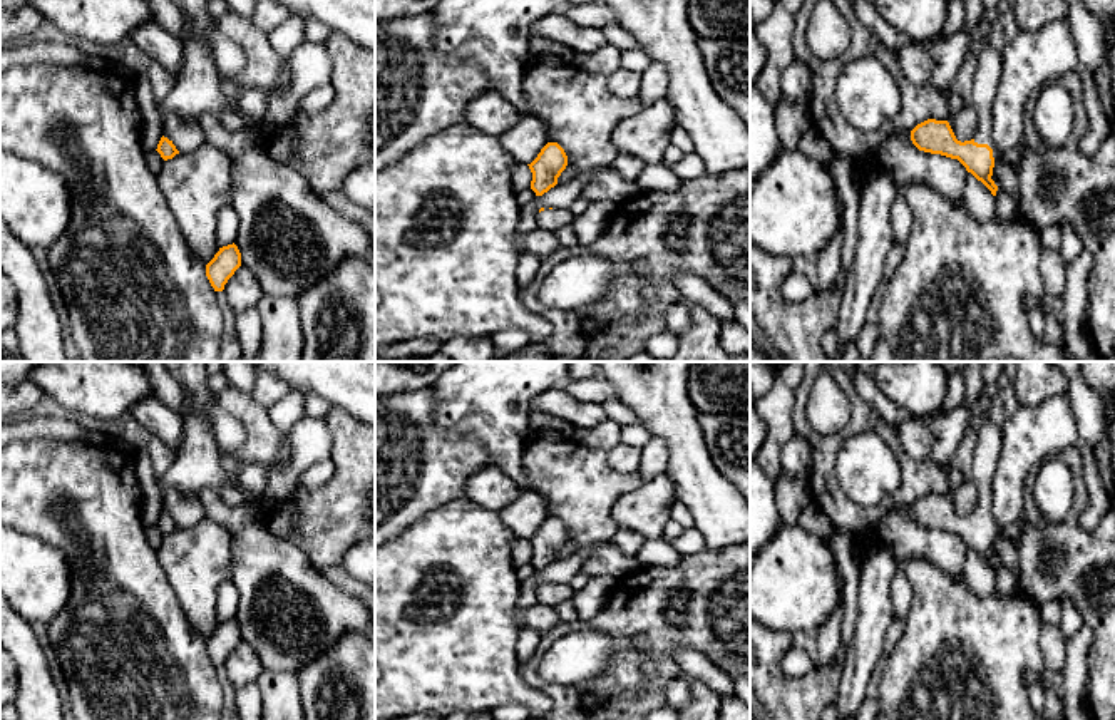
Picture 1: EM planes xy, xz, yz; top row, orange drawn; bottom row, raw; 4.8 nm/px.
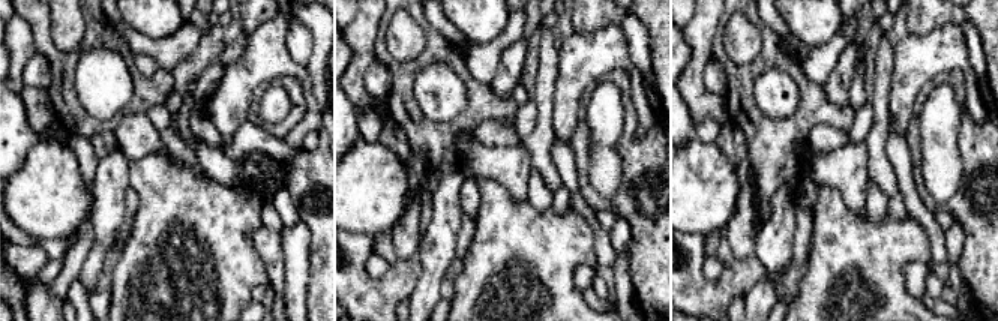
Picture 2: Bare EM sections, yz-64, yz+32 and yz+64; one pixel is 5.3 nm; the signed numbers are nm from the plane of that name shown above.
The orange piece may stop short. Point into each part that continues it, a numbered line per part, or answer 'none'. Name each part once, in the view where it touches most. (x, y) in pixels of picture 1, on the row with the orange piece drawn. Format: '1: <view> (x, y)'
1: yz (990, 64)

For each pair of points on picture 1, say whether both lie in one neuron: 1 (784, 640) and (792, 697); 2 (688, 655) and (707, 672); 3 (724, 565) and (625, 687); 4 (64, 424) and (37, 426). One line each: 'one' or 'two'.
1: one
2: one
3: one
4: one

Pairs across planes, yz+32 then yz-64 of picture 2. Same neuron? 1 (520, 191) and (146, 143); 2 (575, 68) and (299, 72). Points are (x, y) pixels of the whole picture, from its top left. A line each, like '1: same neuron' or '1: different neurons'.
1: same neuron
2: same neuron

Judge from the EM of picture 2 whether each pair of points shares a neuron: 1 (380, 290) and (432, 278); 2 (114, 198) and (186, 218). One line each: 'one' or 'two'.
1: two
2: two

